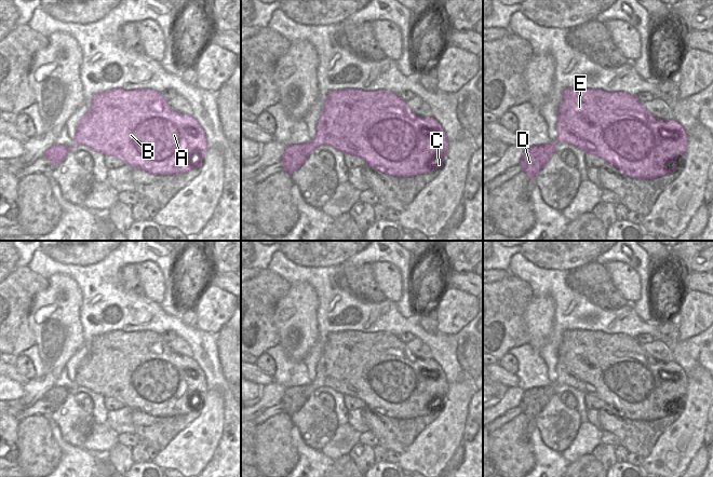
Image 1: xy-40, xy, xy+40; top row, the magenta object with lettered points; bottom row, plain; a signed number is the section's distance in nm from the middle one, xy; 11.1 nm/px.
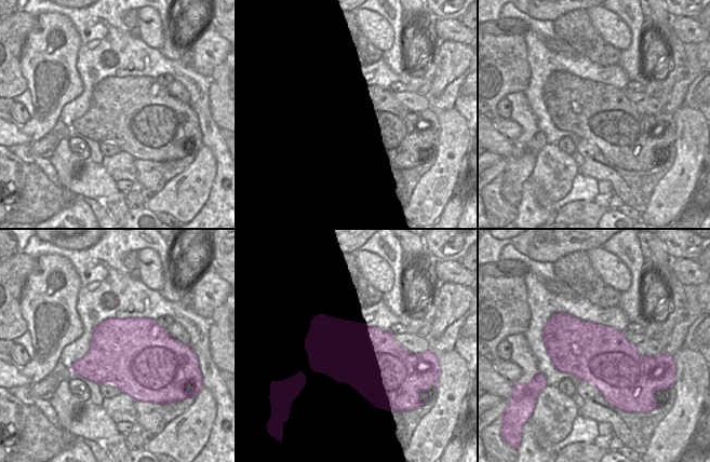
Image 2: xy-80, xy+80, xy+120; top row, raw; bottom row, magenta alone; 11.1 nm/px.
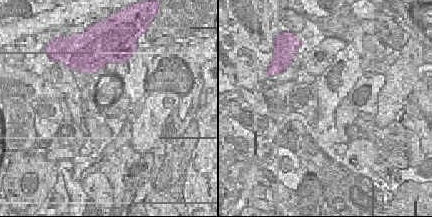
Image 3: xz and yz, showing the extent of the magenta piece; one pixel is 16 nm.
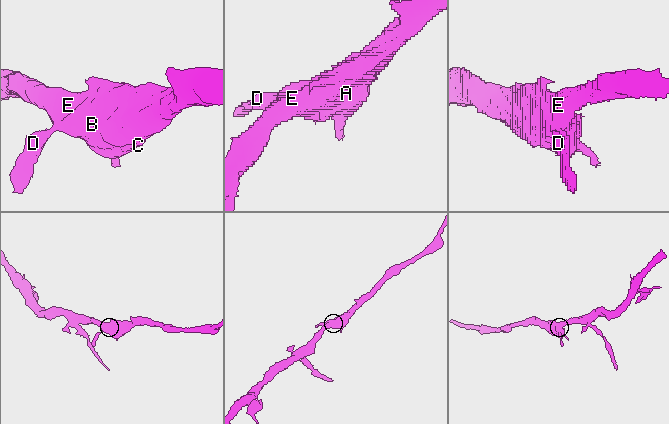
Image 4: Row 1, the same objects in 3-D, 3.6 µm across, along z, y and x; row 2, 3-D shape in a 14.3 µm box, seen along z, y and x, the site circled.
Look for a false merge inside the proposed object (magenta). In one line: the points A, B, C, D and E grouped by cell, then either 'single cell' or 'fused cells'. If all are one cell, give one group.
A B C D E | single cell

